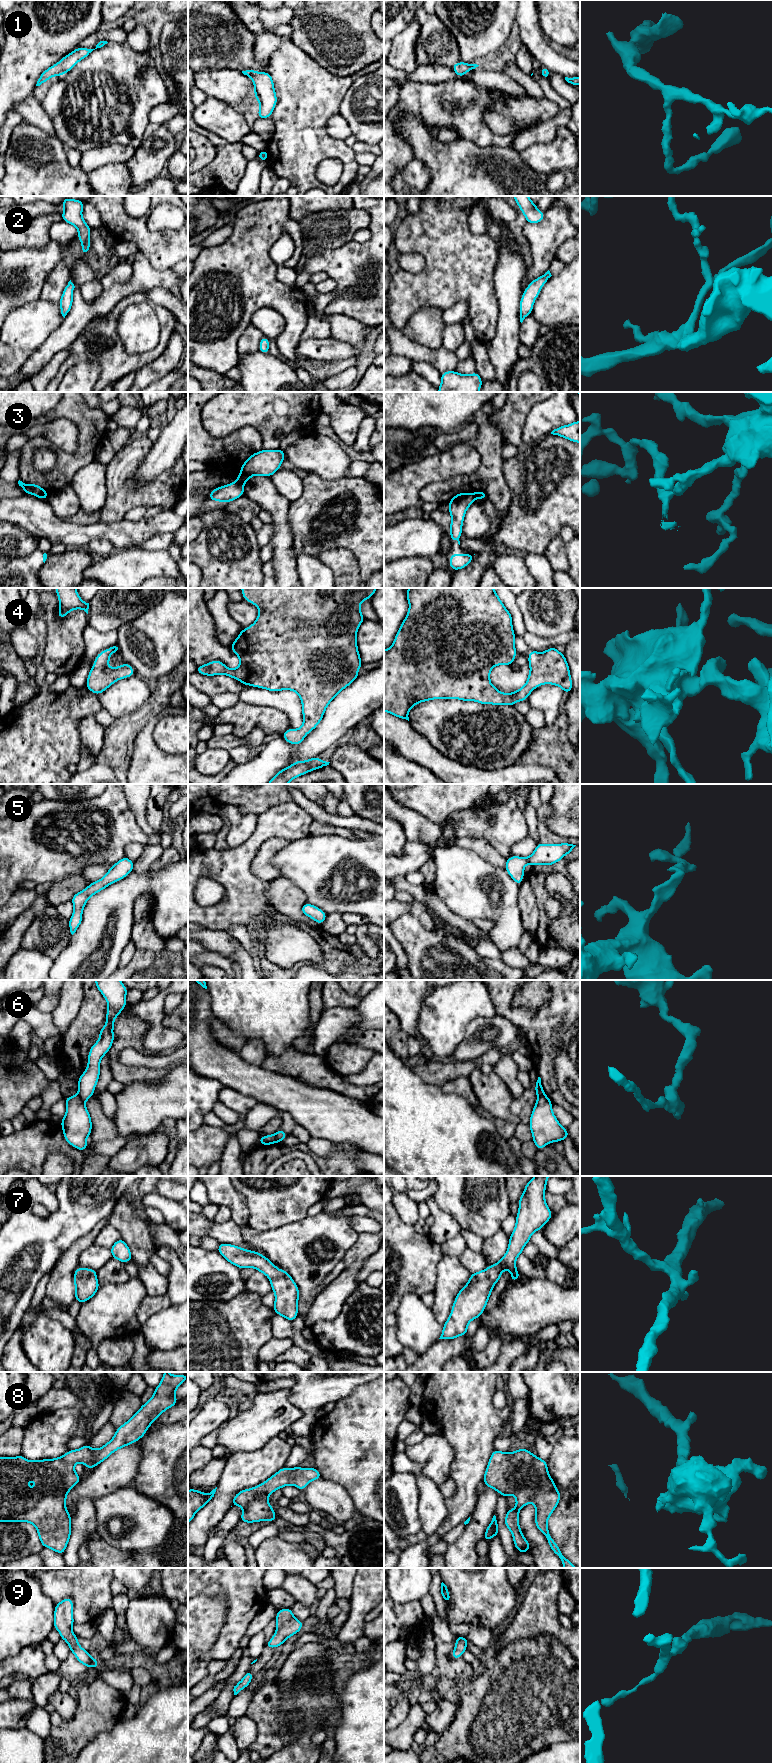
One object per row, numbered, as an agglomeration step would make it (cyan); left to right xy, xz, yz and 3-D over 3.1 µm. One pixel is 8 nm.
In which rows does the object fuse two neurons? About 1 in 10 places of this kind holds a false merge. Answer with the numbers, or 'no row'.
3, 6

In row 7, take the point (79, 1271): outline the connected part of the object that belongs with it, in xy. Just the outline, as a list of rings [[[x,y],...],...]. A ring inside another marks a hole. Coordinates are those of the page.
[[[77,1267],[74,1272],[75,1299],[83,1304],[91,1299],[99,1288],[97,1270]]]

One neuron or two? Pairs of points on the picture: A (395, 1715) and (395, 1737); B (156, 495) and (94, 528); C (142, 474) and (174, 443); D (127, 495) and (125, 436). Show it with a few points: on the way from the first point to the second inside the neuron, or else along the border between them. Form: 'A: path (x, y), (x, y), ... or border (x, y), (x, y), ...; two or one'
A: border (409, 1708), (406, 1718), (394, 1729); two
B: border (123, 518), (112, 522), (99, 521); two
C: path (150, 467), (166, 451); one
D: border (134, 435), (116, 452); two

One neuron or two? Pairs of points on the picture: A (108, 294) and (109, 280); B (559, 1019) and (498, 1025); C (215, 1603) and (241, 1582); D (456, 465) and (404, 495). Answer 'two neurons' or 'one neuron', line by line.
A: two neurons
B: two neurons
C: two neurons
D: one neuron

